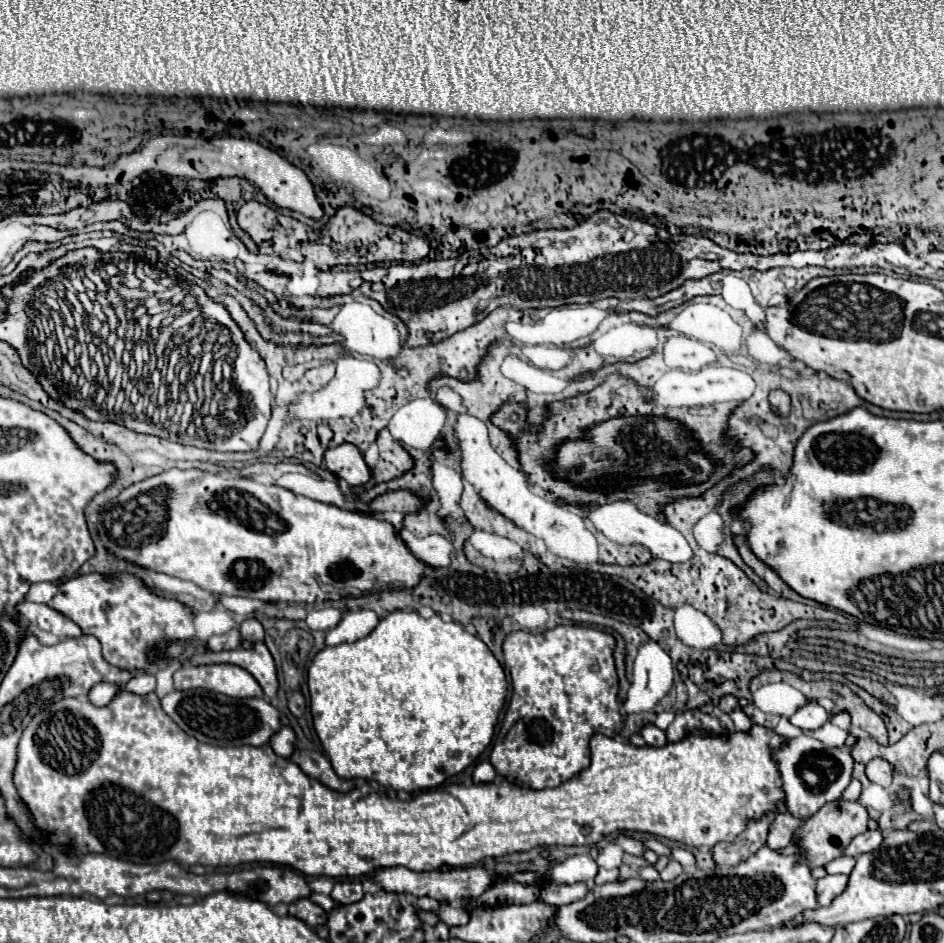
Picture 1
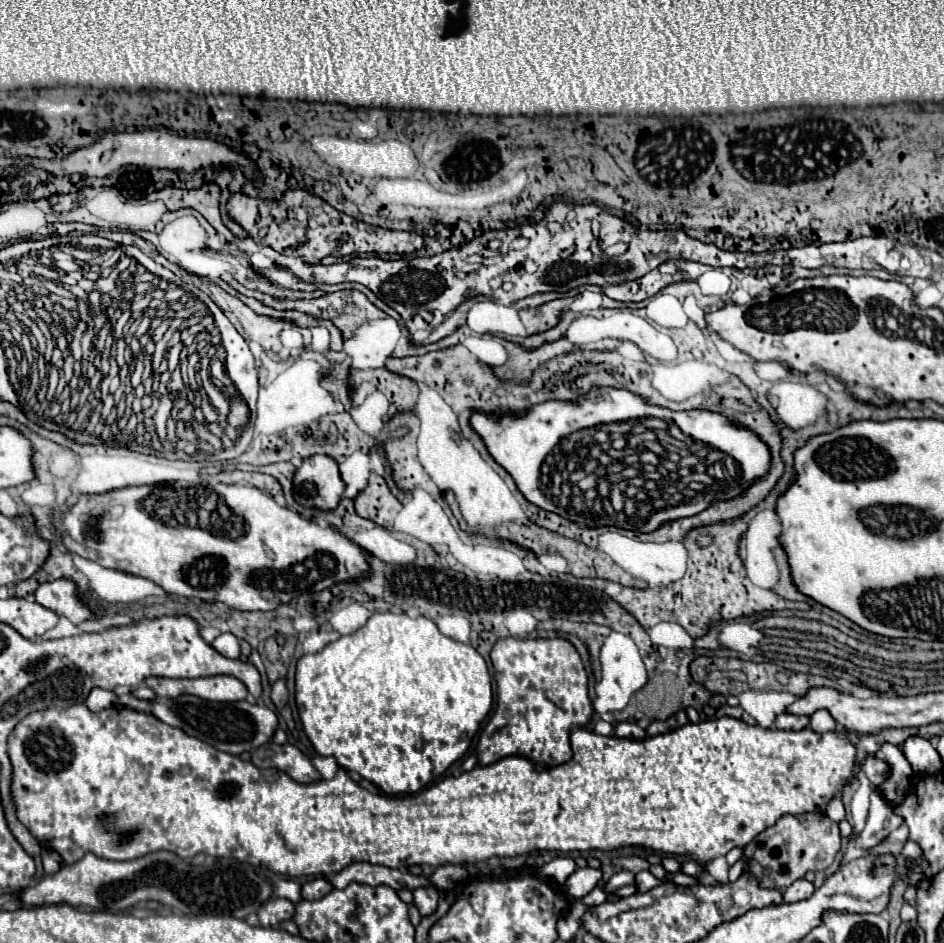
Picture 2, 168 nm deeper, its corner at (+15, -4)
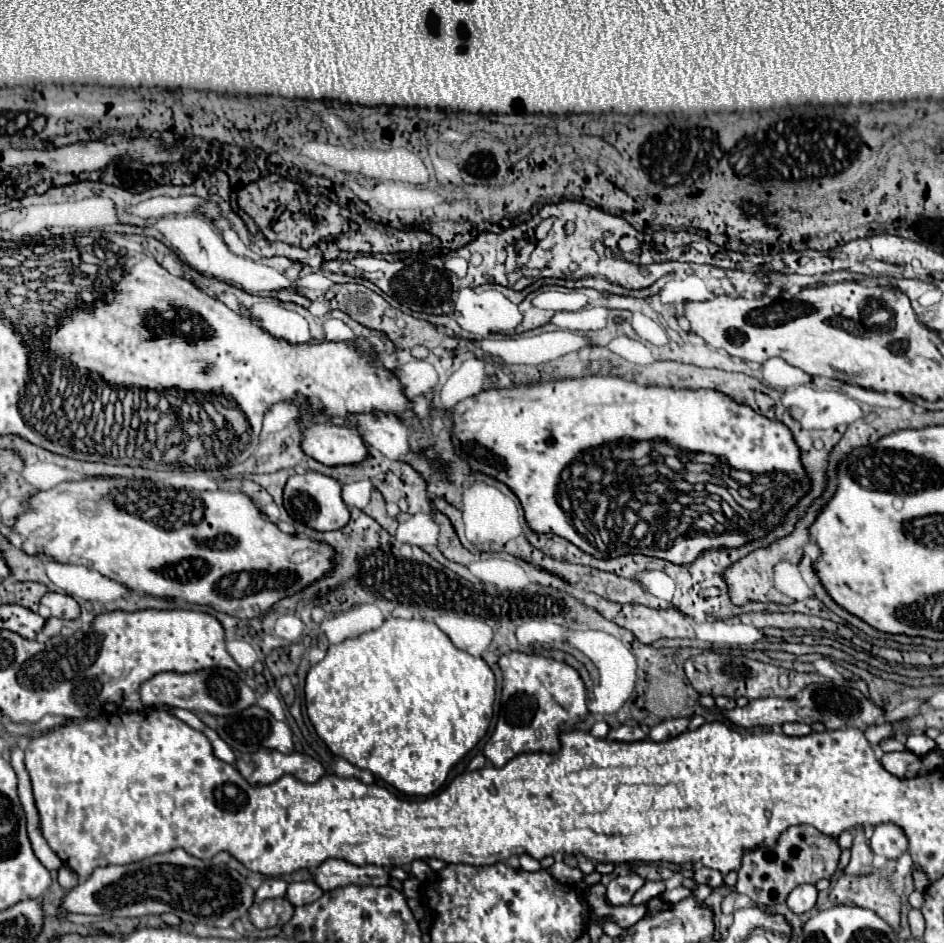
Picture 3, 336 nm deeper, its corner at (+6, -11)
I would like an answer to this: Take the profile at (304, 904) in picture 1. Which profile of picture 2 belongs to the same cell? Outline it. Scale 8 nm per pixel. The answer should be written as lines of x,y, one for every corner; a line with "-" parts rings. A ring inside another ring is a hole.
273,897
263,907
259,907
257,915
259,915
259,921
263,927
279,927
283,921
293,919
295,905
289,899

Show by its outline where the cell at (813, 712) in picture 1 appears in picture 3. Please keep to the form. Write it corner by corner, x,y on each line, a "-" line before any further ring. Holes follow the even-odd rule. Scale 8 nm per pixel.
788,722
784,724
784,734
786,736
806,736
810,734
810,726
808,724
800,724
800,722

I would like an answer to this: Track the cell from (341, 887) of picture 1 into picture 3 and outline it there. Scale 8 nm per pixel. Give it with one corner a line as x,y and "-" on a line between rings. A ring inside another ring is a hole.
290,882
286,898
292,906
304,906
322,896
322,890
314,882

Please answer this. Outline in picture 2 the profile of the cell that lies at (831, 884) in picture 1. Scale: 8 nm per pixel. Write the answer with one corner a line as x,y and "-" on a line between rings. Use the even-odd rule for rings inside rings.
797,879
793,885
789,885
783,893
783,901
785,903
797,903
797,901
805,901
809,899
809,895
813,895
815,885
809,883
807,879

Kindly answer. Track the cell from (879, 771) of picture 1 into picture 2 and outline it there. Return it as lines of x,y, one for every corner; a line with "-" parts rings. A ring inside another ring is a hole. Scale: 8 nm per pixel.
867,757
865,763
863,763
863,767
861,767
861,771
865,773
865,777
869,779
869,783
873,787
879,785
879,783
883,783
887,779
887,775
889,775
887,763
881,761
881,759
877,759
877,757

